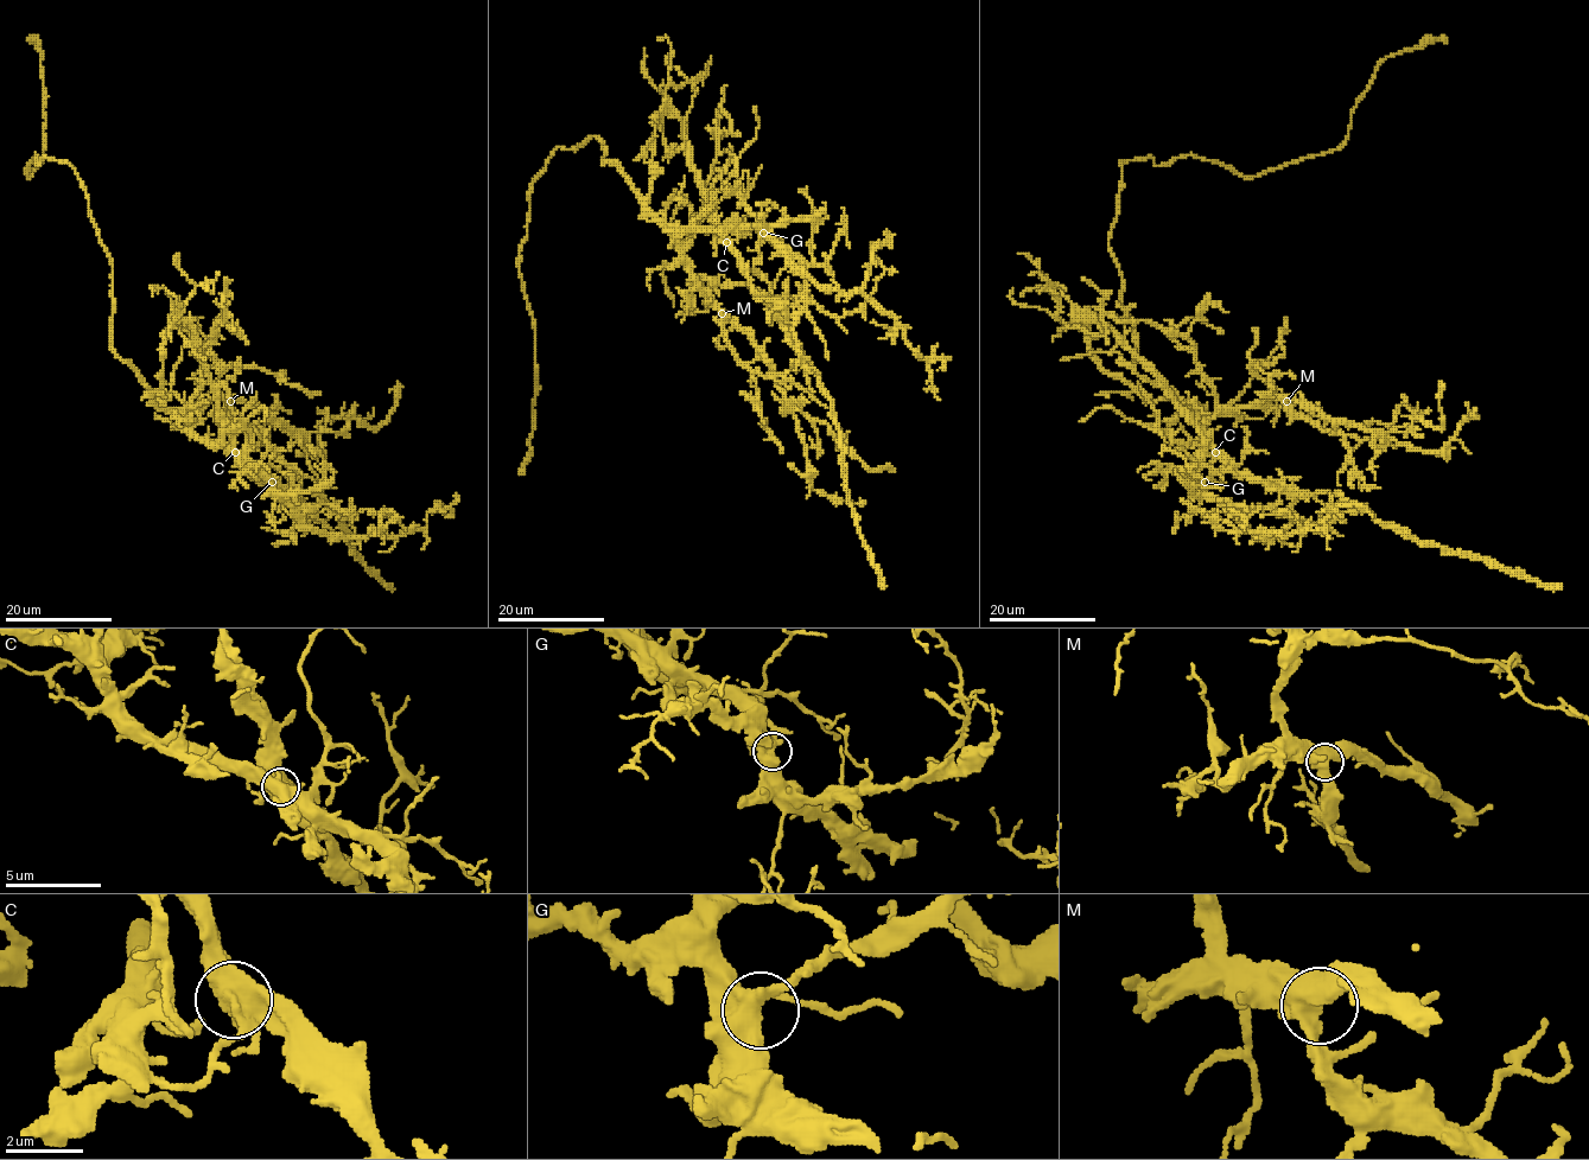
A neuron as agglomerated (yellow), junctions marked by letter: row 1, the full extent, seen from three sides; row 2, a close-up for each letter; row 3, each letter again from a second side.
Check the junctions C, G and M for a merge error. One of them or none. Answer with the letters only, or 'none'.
C

